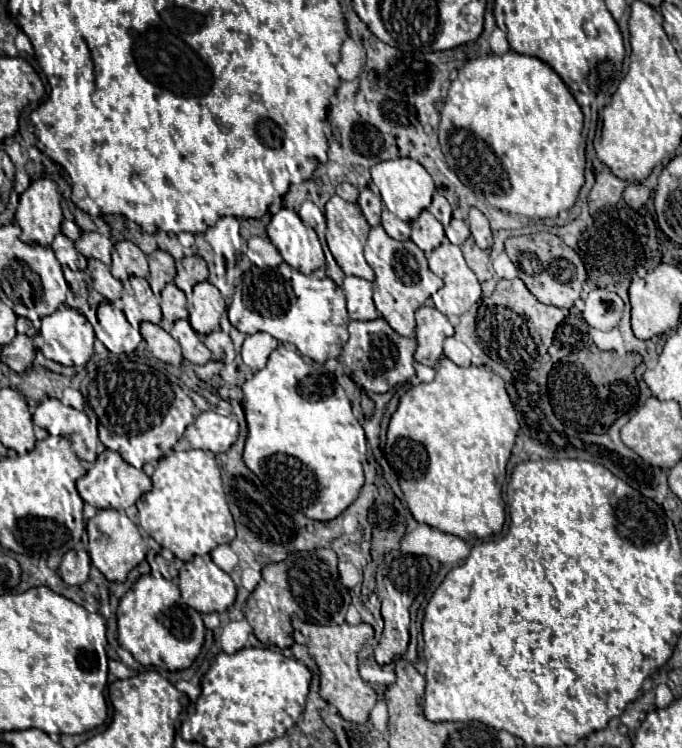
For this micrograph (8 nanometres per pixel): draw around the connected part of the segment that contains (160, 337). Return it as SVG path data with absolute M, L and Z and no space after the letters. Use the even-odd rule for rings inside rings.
M142 323L140 333L148 345L148 351L170 365L180 365L182 363L182 349L176 339L172 339L170 333L166 333L160 325L154 323Z

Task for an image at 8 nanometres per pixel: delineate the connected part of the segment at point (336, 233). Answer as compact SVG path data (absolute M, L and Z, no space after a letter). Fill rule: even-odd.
M334 195L328 203L326 203L326 221L328 221L328 231L326 231L326 243L336 259L336 263L342 267L342 271L346 275L356 275L362 277L366 281L374 281L374 271L372 267L366 263L364 259L364 245L368 239L368 231L370 225L366 223L360 207L356 203L348 203L344 199L340 199L338 195Z

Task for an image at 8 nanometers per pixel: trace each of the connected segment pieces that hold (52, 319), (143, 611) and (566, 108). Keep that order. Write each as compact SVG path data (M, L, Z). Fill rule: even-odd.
M62 307L42 319L42 353L56 363L78 367L94 355L94 329L76 309Z
M142 575L122 597L116 615L120 645L142 665L154 665L168 671L188 669L204 645L206 627L202 615L188 607L180 597L178 585L166 581L162 575Z
M508 51L504 55L486 55L486 57L478 57L478 59L468 61L458 71L458 79L450 83L448 99L444 101L440 117L442 117L442 121L438 127L438 137L440 137L442 151L446 155L446 163L450 165L450 169L454 169L454 173L458 175L458 179L466 187L470 187L476 195L484 197L496 209L512 213L512 215L524 215L528 219L546 219L546 217L554 219L554 217L558 217L560 211L568 211L576 203L576 197L584 185L584 149L586 149L586 143L582 141L582 111L580 111L580 105L576 103L576 99L572 97L572 93L568 91L568 87L564 85L564 81L544 61L540 61L536 57L520 55L516 51Z

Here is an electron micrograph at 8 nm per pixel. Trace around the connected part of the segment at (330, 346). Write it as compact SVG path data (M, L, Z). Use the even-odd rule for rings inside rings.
M288 263L274 269L248 269L236 285L228 317L240 333L264 331L280 343L294 345L304 357L310 357L320 365L328 359L338 359L348 341L350 319L344 291L332 279L302 275Z

